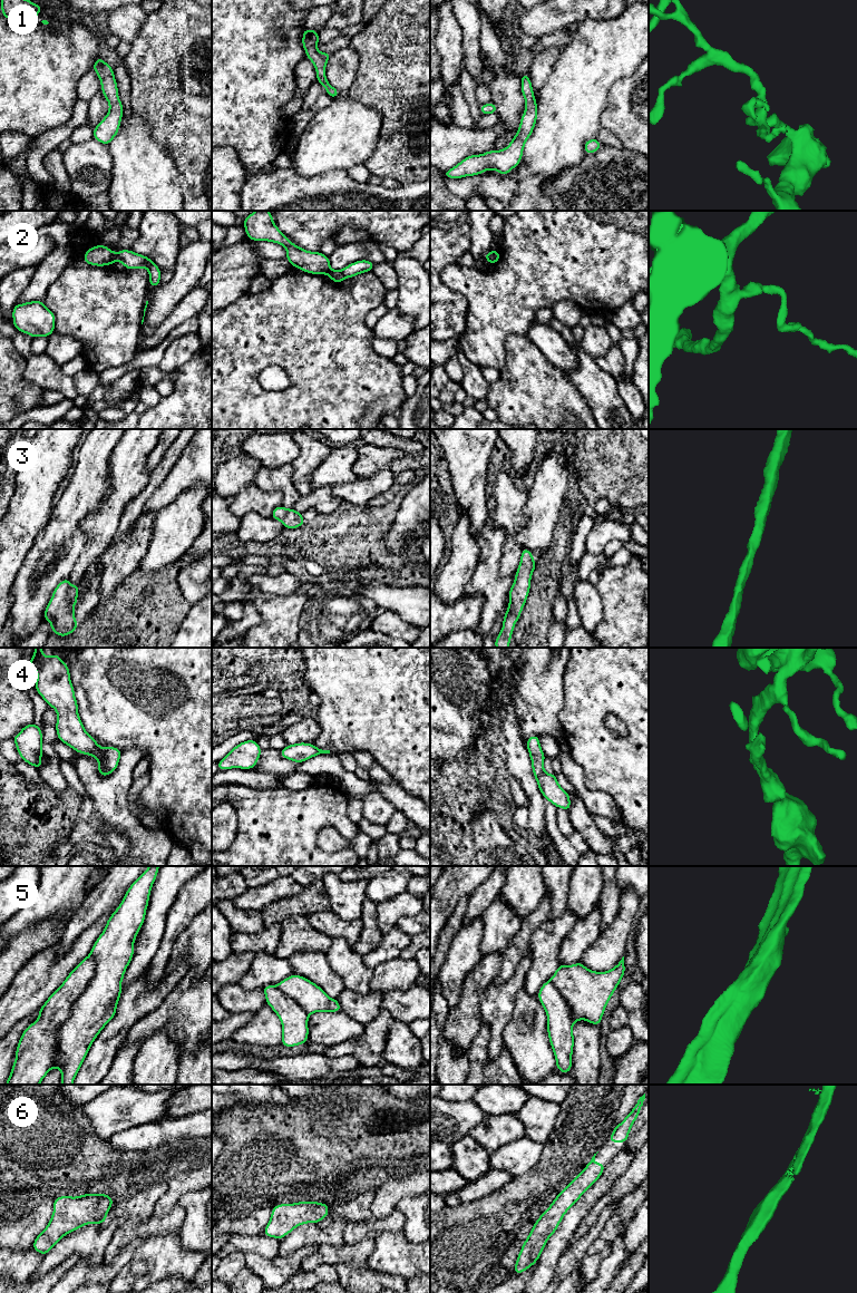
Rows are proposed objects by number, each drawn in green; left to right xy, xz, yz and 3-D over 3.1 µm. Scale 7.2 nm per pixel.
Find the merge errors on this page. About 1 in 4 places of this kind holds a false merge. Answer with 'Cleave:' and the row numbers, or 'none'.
Cleave: 2, 5

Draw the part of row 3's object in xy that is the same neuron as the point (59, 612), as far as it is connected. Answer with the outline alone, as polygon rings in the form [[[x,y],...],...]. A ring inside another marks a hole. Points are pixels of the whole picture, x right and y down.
[[[69,577],[62,580],[53,590],[43,618],[51,624],[51,632],[68,636],[79,626],[76,622],[74,606],[78,603],[79,584],[71,585]]]

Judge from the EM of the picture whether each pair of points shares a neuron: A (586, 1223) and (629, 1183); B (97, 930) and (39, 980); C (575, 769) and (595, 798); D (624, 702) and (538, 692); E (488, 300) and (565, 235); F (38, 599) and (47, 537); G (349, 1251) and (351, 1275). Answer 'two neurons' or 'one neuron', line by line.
A: one neuron
B: one neuron
C: one neuron
D: two neurons
E: one neuron
F: one neuron
G: two neurons

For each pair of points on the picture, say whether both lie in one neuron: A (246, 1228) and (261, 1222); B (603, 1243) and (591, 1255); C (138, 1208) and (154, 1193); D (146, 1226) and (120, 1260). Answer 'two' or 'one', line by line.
A: one
B: one
C: one
D: two

